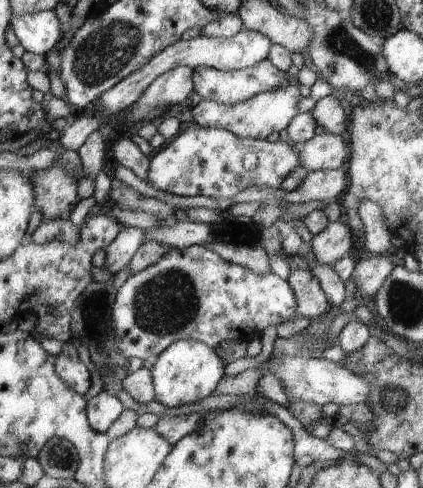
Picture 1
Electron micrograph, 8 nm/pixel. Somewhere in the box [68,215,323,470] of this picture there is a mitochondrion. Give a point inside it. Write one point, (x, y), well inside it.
(168, 302)

